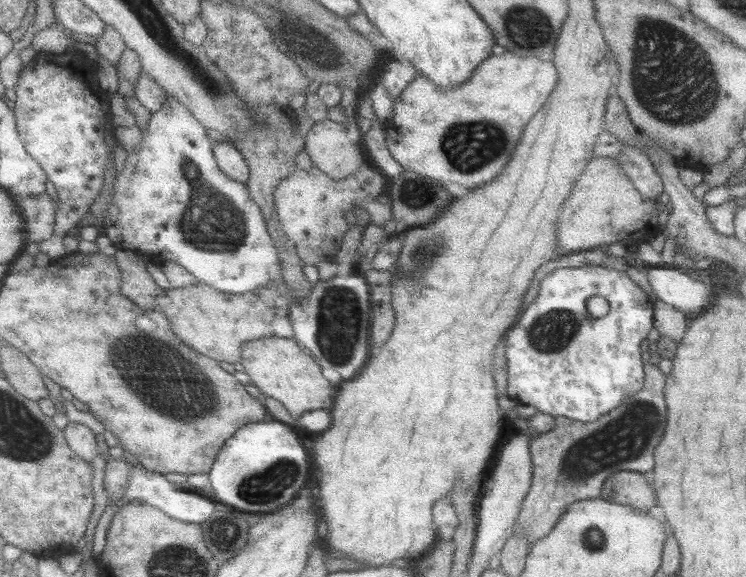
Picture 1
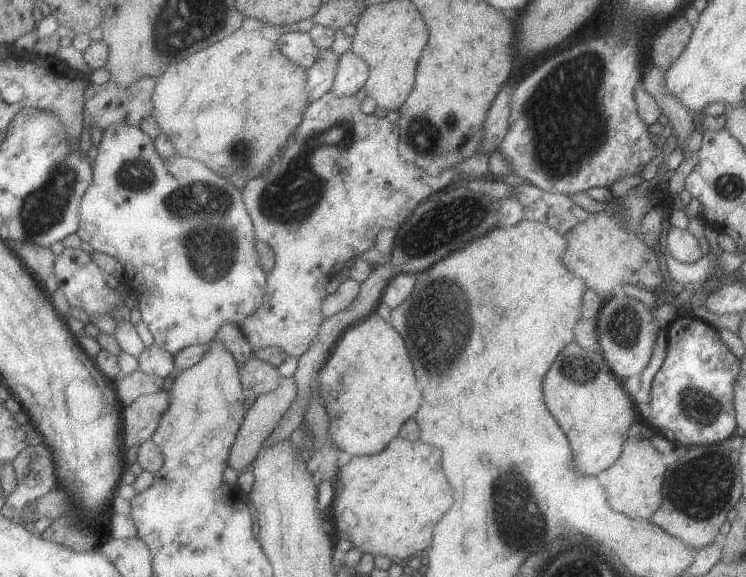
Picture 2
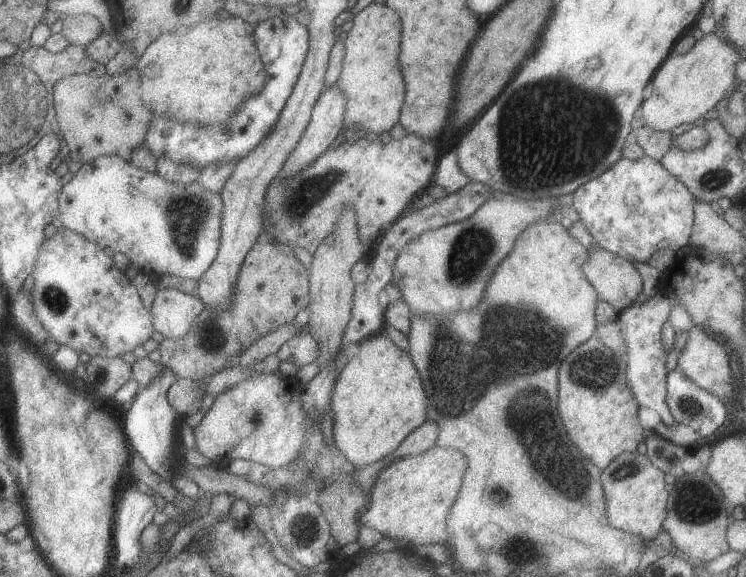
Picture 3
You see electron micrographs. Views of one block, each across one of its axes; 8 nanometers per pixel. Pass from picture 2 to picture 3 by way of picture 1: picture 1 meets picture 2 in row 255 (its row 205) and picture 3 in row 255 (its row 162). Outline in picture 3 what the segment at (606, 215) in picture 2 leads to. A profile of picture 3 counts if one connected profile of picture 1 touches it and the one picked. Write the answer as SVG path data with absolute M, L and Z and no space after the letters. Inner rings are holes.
M599 246L591 247L587 253L587 260L580 266L589 284L597 290L599 300L610 304L617 313L625 307L631 306L641 292L641 275L633 267L631 261L625 260Z

